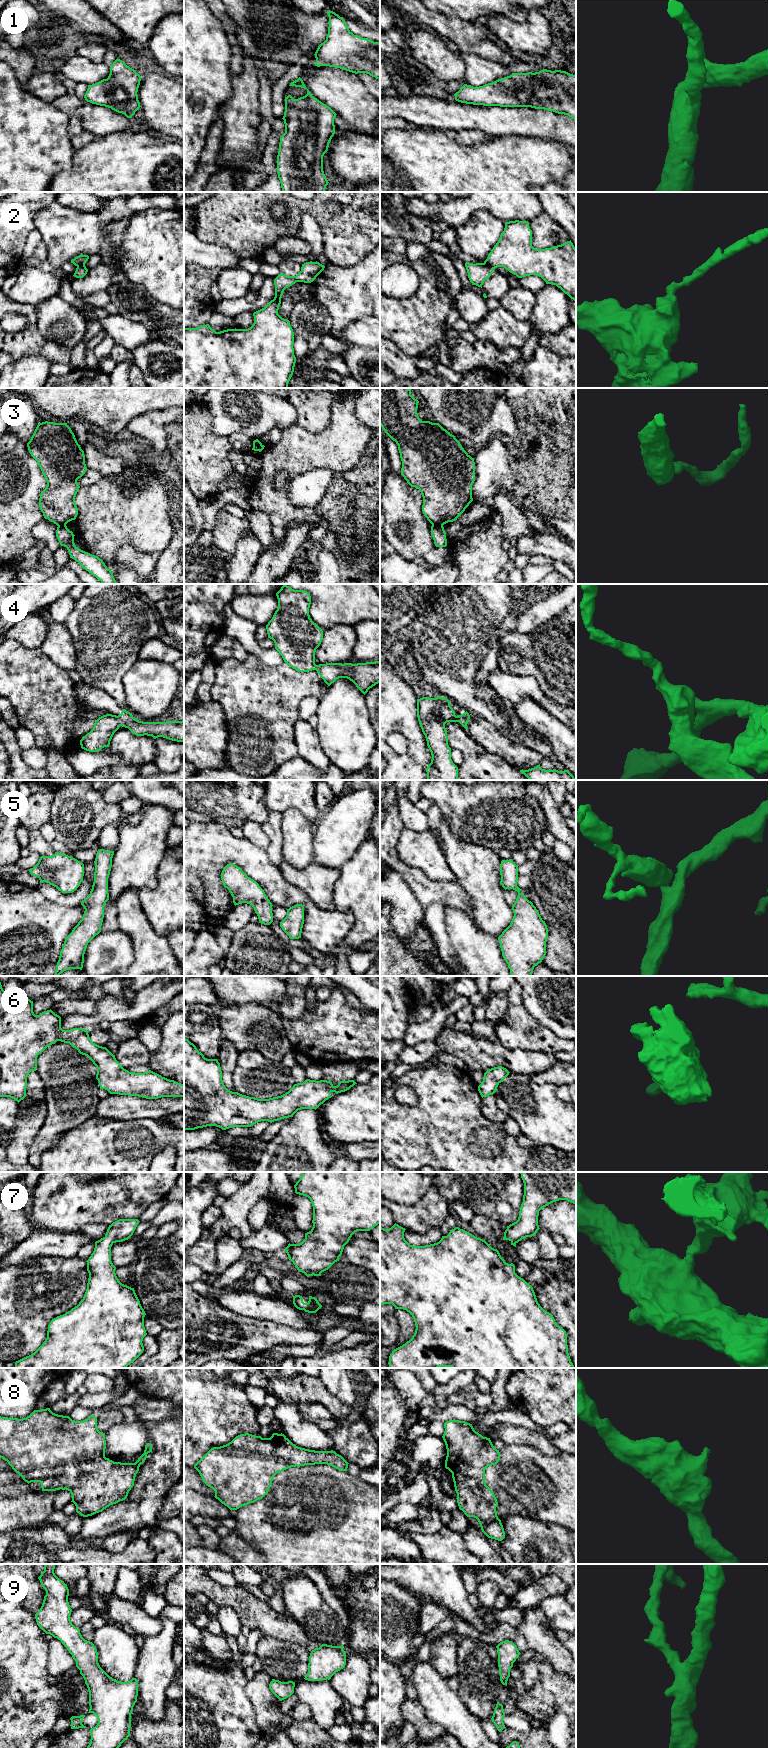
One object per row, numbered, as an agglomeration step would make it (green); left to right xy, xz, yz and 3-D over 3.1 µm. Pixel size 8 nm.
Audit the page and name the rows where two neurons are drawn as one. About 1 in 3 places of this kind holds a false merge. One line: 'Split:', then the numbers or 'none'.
Split: 2, 3, 4

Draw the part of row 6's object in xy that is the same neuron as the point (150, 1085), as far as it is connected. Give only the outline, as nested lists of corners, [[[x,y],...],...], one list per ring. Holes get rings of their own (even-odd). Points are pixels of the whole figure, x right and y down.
[[[0,982],[0,1097],[10,1097],[18,1103],[23,1100],[27,1096],[27,1077],[31,1071],[36,1071],[38,1055],[57,1041],[69,1043],[80,1054],[87,1056],[97,1068],[96,1079],[100,1089],[105,1089],[110,1094],[146,1099],[184,1097],[183,1084],[162,1077],[151,1070],[144,1073],[129,1072],[106,1047],[92,1042],[88,1030],[82,1028],[63,1030],[61,1017],[51,1009],[35,1015],[33,1001],[20,994],[6,993]]]

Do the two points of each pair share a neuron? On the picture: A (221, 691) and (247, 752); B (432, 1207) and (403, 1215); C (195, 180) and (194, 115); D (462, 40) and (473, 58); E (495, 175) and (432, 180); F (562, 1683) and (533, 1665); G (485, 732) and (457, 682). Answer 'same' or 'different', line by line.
A: same
B: same
C: different
D: different
E: same
F: different
G: different

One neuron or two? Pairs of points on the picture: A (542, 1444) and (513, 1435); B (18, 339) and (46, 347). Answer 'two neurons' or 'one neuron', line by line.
A: one neuron
B: one neuron

